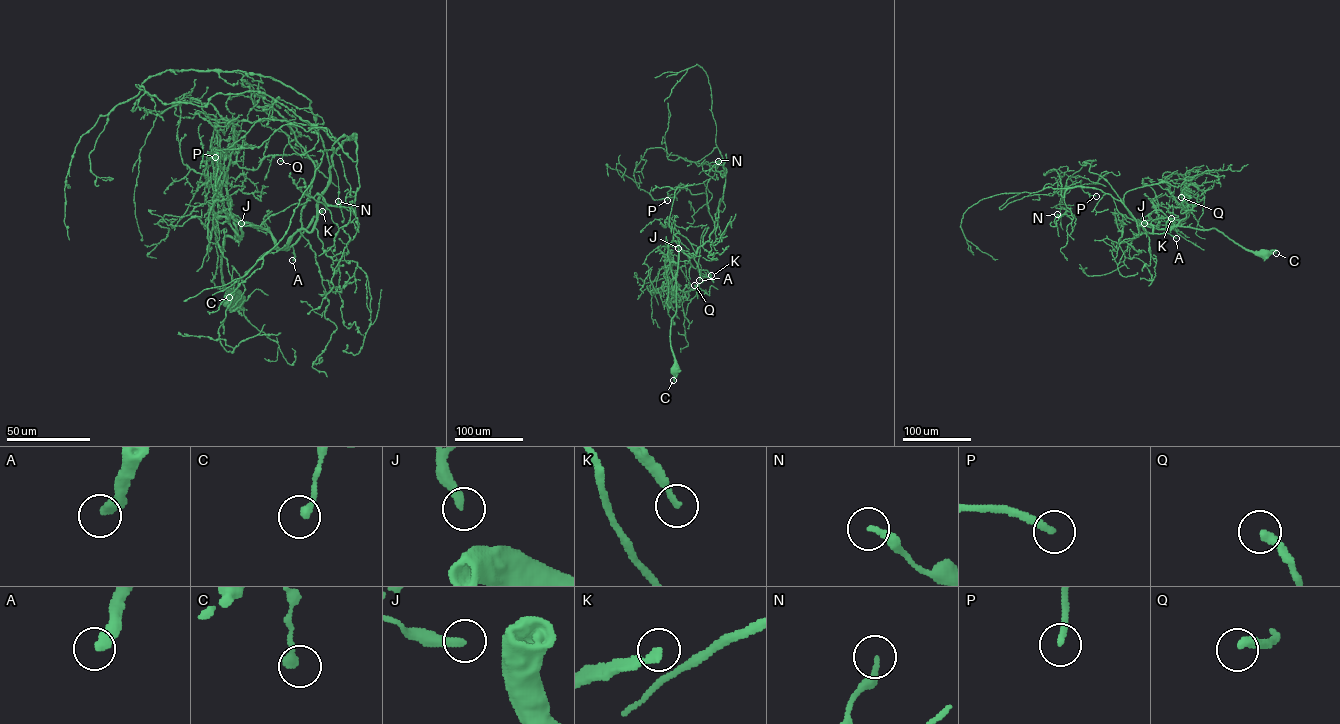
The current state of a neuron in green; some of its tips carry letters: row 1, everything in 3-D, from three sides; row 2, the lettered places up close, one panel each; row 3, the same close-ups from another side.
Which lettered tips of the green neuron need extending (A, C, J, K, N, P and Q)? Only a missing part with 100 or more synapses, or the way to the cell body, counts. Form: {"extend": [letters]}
{"extend": ["A", "K"]}

